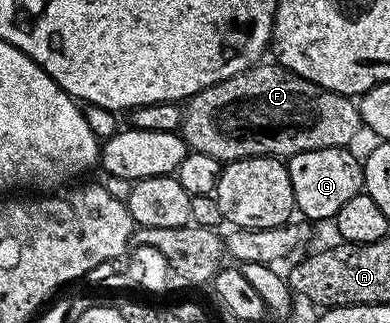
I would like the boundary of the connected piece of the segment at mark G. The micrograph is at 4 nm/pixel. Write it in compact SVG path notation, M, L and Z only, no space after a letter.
M347 147L301 151L286 162L289 179L293 183L295 208L308 222L330 222L348 199L364 192L363 163L358 156L355 158L351 151Z

